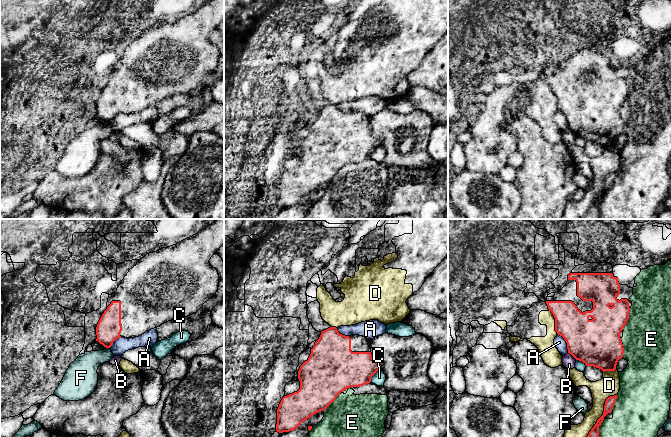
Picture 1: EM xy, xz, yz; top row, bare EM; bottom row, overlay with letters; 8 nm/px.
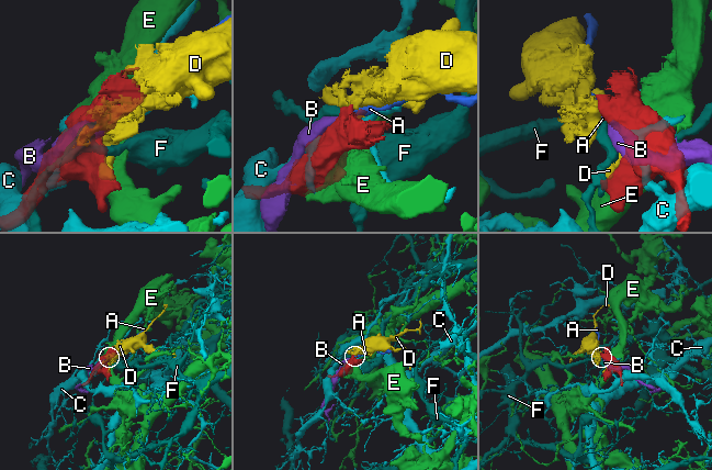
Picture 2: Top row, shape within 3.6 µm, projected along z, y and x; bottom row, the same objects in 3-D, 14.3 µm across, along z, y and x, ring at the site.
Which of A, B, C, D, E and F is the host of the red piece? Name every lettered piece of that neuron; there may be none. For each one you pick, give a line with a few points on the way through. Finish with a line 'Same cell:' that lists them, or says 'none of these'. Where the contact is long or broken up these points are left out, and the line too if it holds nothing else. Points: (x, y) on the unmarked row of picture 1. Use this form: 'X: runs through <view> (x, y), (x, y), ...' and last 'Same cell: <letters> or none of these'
Same cell: none of these

